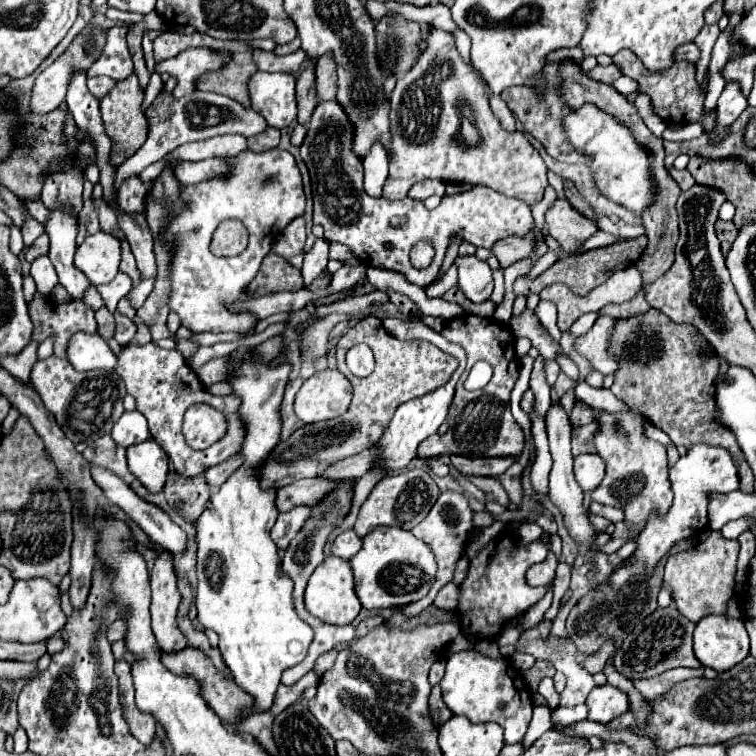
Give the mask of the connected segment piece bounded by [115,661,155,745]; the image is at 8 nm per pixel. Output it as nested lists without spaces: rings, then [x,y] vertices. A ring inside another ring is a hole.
[[[117,661],[115,663],[115,673],[119,677],[119,687],[121,687],[123,717],[127,719],[135,739],[145,743],[145,745],[149,745],[153,741],[153,735],[155,735],[155,721],[153,721],[151,715],[145,715],[143,711],[137,711],[133,677],[131,677],[131,665],[127,661]]]

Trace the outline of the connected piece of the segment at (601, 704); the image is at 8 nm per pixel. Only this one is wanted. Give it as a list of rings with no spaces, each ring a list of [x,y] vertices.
[[[613,685],[595,687],[587,697],[589,707],[589,719],[597,723],[609,723],[611,719],[617,719],[625,711],[629,711],[629,697],[621,689]]]

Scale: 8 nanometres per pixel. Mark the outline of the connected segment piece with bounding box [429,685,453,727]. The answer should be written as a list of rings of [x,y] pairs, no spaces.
[[[435,685],[433,689],[431,689],[431,695],[429,695],[429,713],[431,713],[431,719],[433,719],[433,723],[439,727],[439,725],[443,725],[453,713],[447,709],[447,705],[443,703],[443,699],[441,699],[441,687],[439,685]]]

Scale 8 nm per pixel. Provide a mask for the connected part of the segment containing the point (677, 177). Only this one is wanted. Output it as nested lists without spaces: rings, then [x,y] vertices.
[[[671,167],[669,173],[679,185],[681,191],[687,191],[695,185],[695,180],[687,169],[677,170],[674,167]]]

